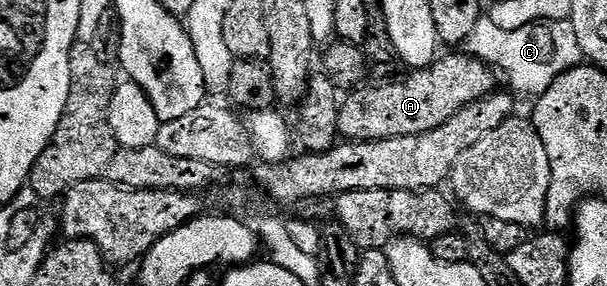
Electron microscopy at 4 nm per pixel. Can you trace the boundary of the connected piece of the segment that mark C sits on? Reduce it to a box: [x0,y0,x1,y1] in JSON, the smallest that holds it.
[464,16,583,96]

